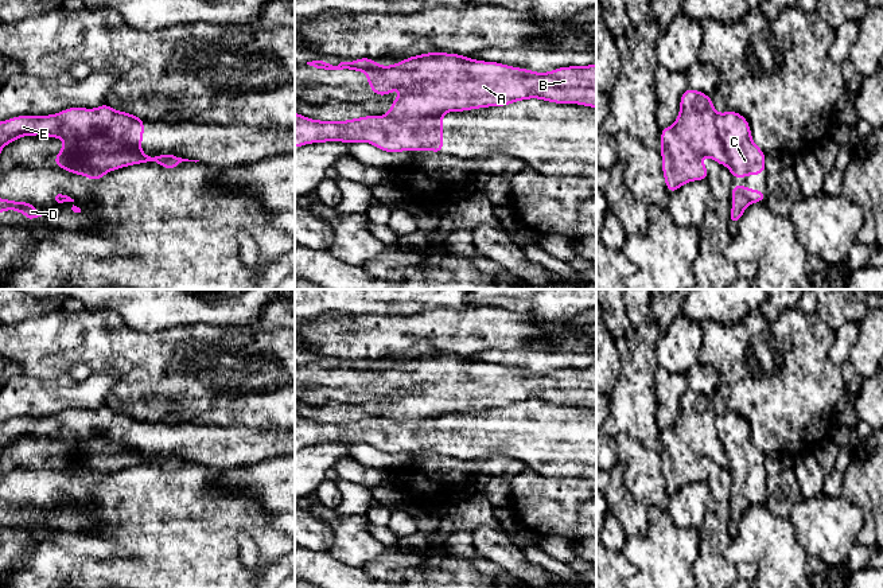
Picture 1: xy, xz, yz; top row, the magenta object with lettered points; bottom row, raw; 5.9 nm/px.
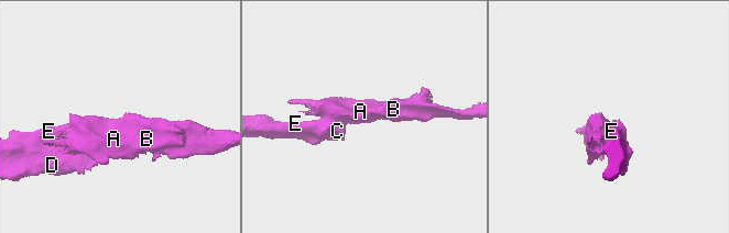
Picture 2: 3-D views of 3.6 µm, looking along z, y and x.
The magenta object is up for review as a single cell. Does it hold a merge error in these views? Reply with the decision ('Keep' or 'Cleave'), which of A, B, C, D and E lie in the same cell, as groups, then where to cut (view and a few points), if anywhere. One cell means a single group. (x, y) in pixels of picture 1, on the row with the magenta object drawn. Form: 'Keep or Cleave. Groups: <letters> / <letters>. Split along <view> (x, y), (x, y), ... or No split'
Cleave. Groups: A B / C D E. Split along xz (440, 113), (430, 116), (386, 116)

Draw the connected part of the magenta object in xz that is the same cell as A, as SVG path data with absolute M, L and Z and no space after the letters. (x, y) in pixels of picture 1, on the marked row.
M427 52L405 58L401 63L382 67L370 58L358 58L354 62L341 62L338 66L330 65L324 59L307 62L307 65L324 70L355 70L367 74L367 83L377 96L386 96L392 90L404 89L404 91L392 102L392 109L386 113L389 117L425 117L437 116L447 112L463 112L489 106L505 106L516 101L538 98L555 104L577 104L596 108L596 65L559 67L549 73L536 73L528 69L511 67L499 62L483 62L470 59L460 54Z

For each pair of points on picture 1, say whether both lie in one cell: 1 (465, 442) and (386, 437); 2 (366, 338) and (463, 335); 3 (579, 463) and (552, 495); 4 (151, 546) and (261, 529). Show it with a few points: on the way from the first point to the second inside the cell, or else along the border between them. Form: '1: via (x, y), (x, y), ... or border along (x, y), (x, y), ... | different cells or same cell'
1: via (446, 437), (405, 437) | same cell
2: via (391, 335), (412, 328), (439, 328) | same cell
3: border along (536, 471), (548, 476), (568, 478) | different cells
4: via (178, 534), (187, 525), (193, 524), (234, 524) | same cell

